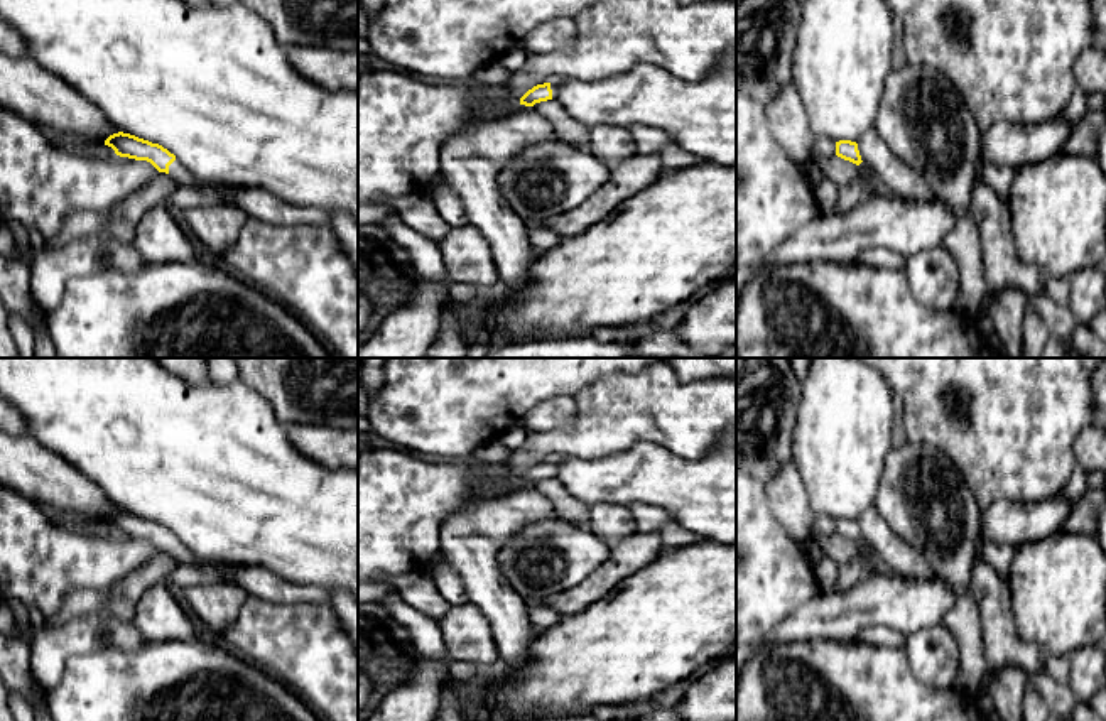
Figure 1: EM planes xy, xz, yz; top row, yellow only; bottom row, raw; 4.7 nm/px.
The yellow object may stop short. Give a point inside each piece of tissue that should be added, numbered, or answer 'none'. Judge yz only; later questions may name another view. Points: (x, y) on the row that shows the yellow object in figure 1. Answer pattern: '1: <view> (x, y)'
none

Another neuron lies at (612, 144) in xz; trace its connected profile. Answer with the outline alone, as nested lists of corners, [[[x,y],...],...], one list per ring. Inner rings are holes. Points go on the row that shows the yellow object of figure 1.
[[[594,125],[589,128],[589,152],[598,159],[616,164],[637,152],[637,142],[626,127]]]

